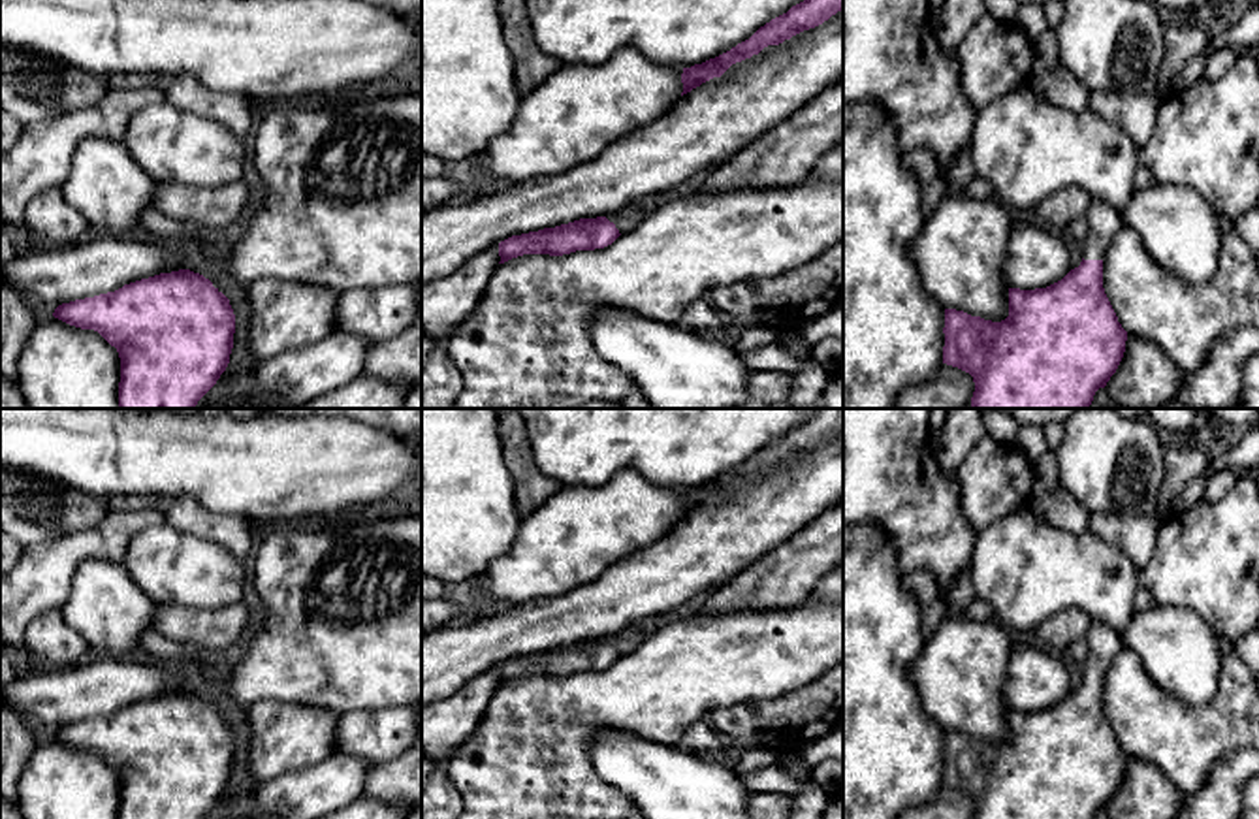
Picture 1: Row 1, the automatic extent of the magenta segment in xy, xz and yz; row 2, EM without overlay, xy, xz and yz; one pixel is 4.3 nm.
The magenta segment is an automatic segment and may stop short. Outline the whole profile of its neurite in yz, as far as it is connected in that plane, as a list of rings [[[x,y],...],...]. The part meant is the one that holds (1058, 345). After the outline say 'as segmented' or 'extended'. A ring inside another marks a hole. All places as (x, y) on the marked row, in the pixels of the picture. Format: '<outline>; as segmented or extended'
[[[1103,200],[1092,201],[1086,220],[1090,233],[1080,265],[1046,288],[1009,288],[1009,316],[1005,320],[992,322],[964,311],[945,309],[943,363],[973,377],[973,409],[1088,409],[1095,392],[1105,388],[1116,373],[1125,352],[1127,331],[1118,322],[1105,294],[1103,258],[1124,222],[1120,213]]]; extended

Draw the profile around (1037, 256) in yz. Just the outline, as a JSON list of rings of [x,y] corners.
[[[1044,226],[1011,230],[1005,275],[1011,288],[1035,290],[1061,281],[1071,271],[1065,237]]]

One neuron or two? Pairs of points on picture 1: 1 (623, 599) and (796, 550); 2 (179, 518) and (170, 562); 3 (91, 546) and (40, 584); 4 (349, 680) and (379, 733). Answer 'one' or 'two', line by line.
1: two
2: two
3: one
4: two

